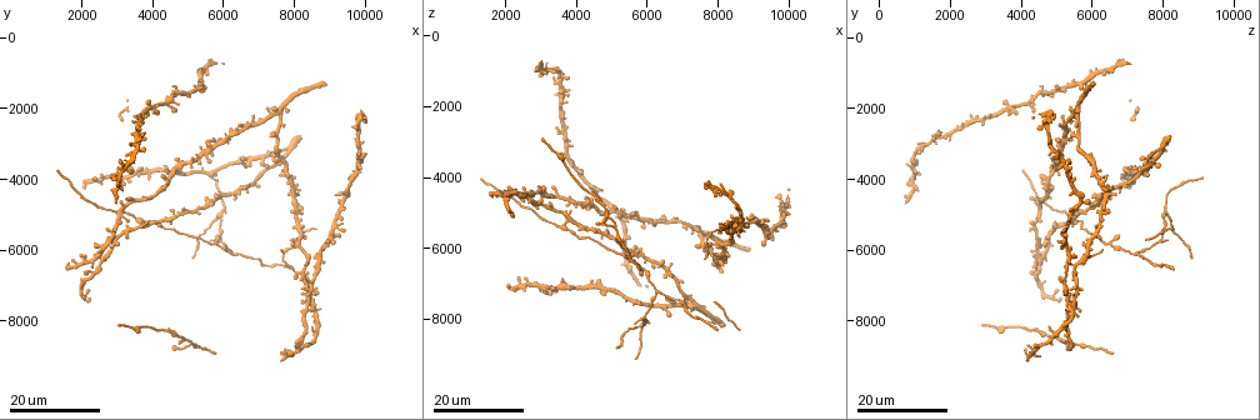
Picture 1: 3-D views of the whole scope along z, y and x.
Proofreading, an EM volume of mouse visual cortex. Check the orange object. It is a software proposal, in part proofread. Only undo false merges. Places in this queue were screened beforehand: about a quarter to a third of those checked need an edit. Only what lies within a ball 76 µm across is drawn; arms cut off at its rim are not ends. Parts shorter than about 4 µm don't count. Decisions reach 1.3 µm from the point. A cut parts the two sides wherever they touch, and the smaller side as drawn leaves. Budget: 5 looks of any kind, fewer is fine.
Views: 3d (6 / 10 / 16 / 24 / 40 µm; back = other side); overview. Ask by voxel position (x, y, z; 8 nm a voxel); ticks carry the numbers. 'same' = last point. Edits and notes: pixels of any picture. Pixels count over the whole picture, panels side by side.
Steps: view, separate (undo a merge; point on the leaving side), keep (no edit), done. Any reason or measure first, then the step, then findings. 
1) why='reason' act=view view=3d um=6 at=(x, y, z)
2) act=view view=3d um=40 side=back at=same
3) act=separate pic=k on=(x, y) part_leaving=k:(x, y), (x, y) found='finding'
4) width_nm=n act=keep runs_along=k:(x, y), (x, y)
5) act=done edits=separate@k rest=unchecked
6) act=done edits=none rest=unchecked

why='a fork' act=view view=3d um=16 at=(6300, 6100, 7200)

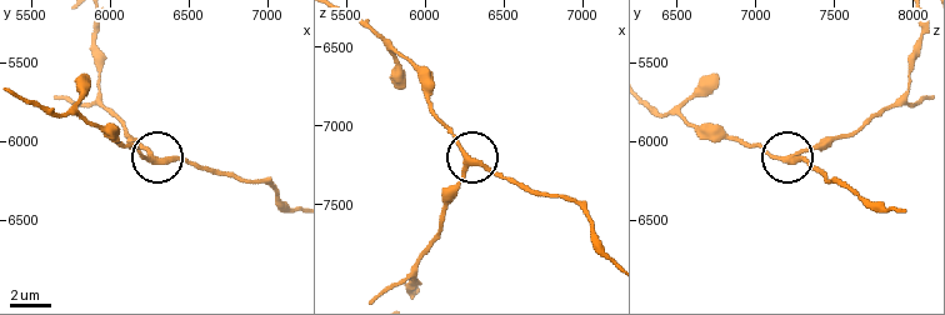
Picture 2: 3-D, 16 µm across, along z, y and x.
act=view view=3d um=6 at=(6280, 6120, 7240)

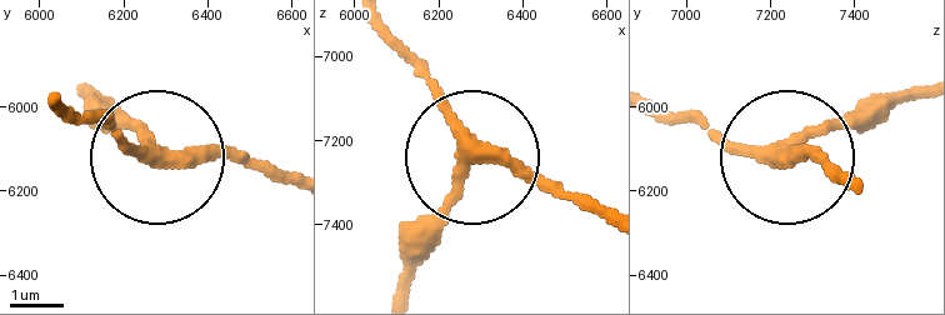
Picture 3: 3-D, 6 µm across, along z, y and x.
act=keep runs_along=3:(374, 24), (468, 159), (401, 249) found='continuous, no second neuron'

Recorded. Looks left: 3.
act=view view=3d um=24 at=(3600, 5200, 5400)

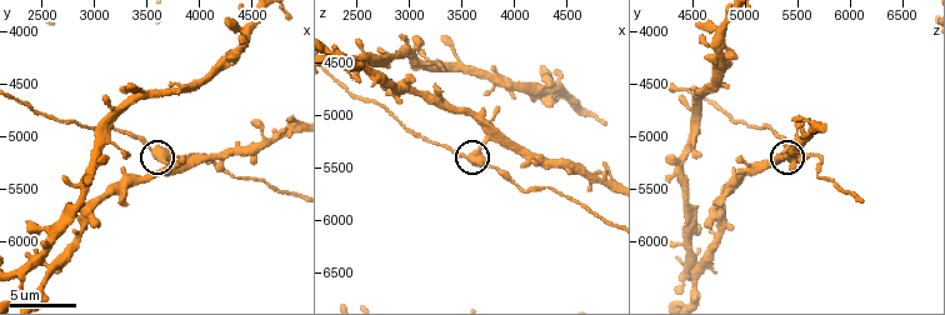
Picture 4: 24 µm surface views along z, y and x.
act=view view=3d um=10 at=(3540, 5120, 5400)

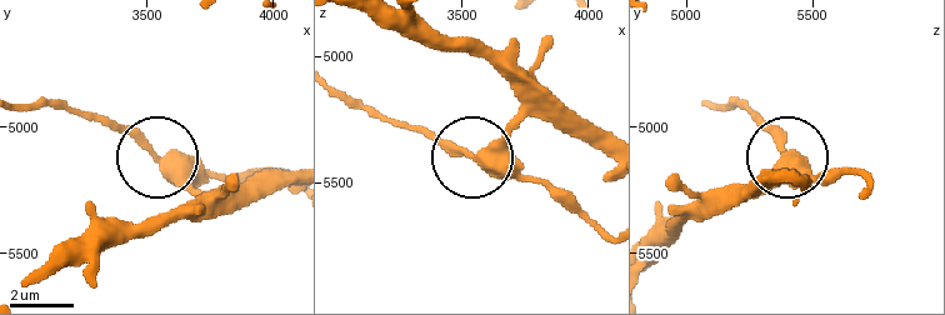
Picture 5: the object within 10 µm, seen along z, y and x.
width_nm=420 act=keep runs_along=5:(415, 25), (473, 49), (518, 105), (464, 154), (418, 133) found='continuous, no second neuron'

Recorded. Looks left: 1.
act=done edits=none rest=unchecked

